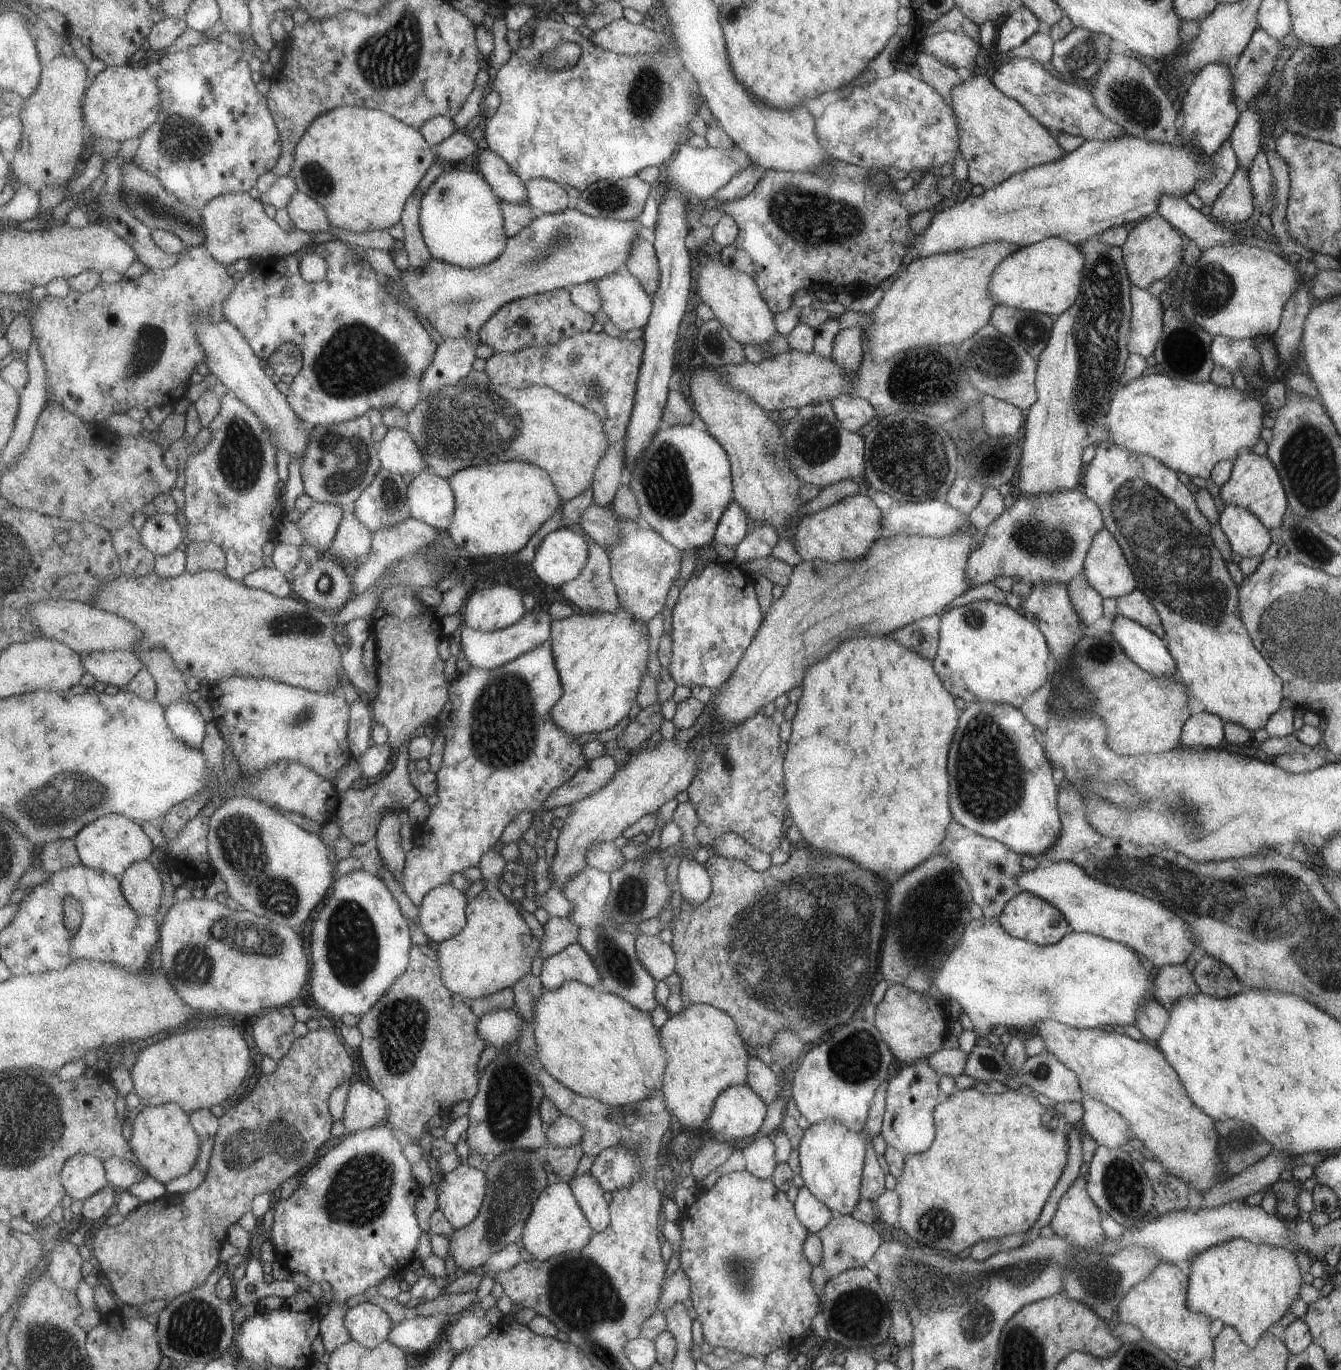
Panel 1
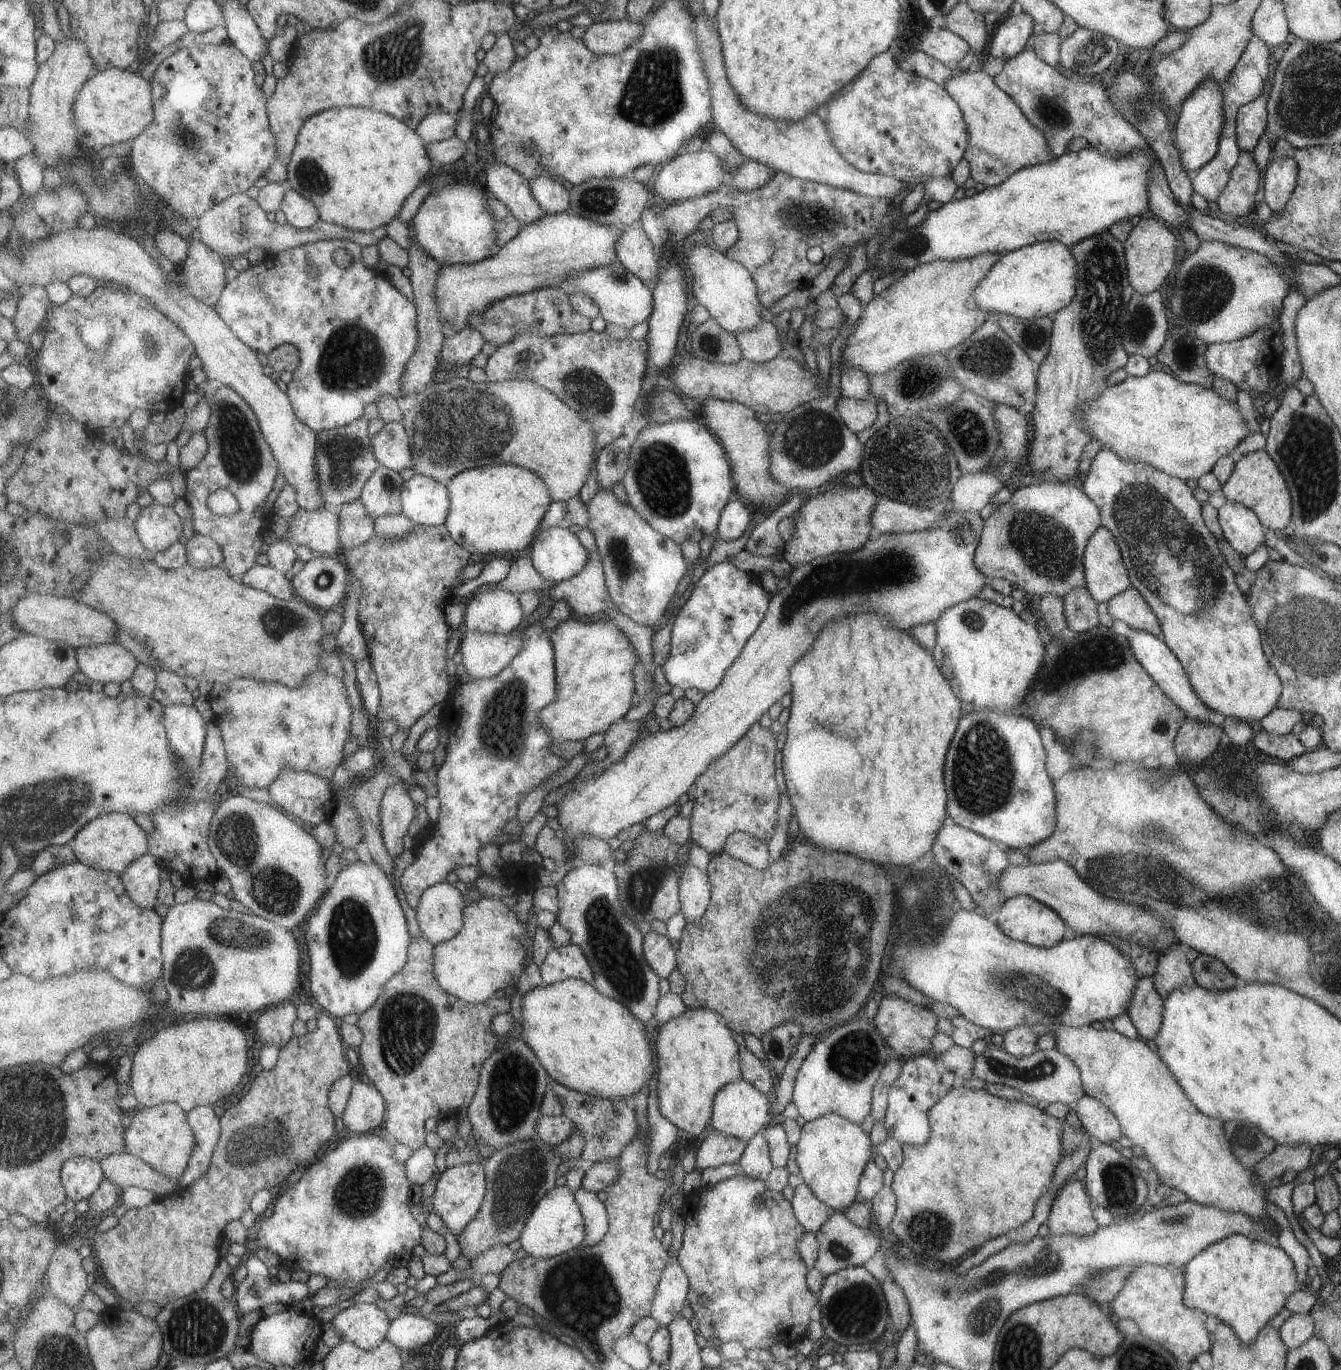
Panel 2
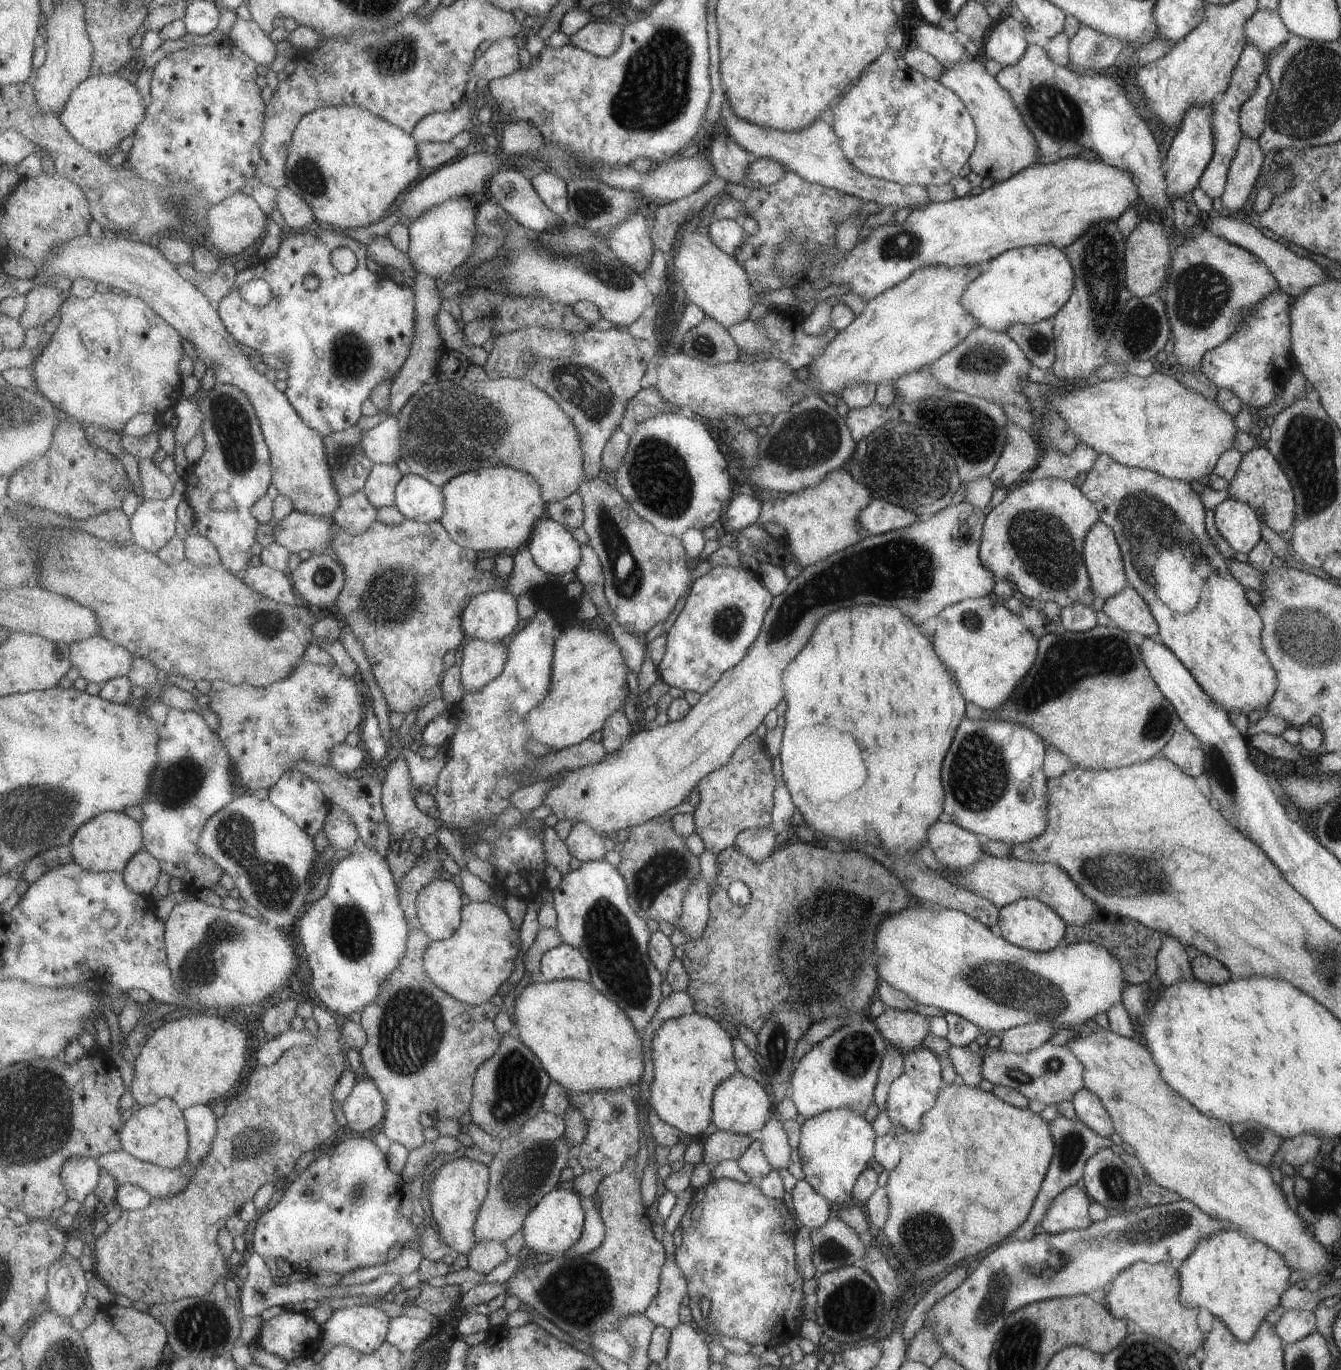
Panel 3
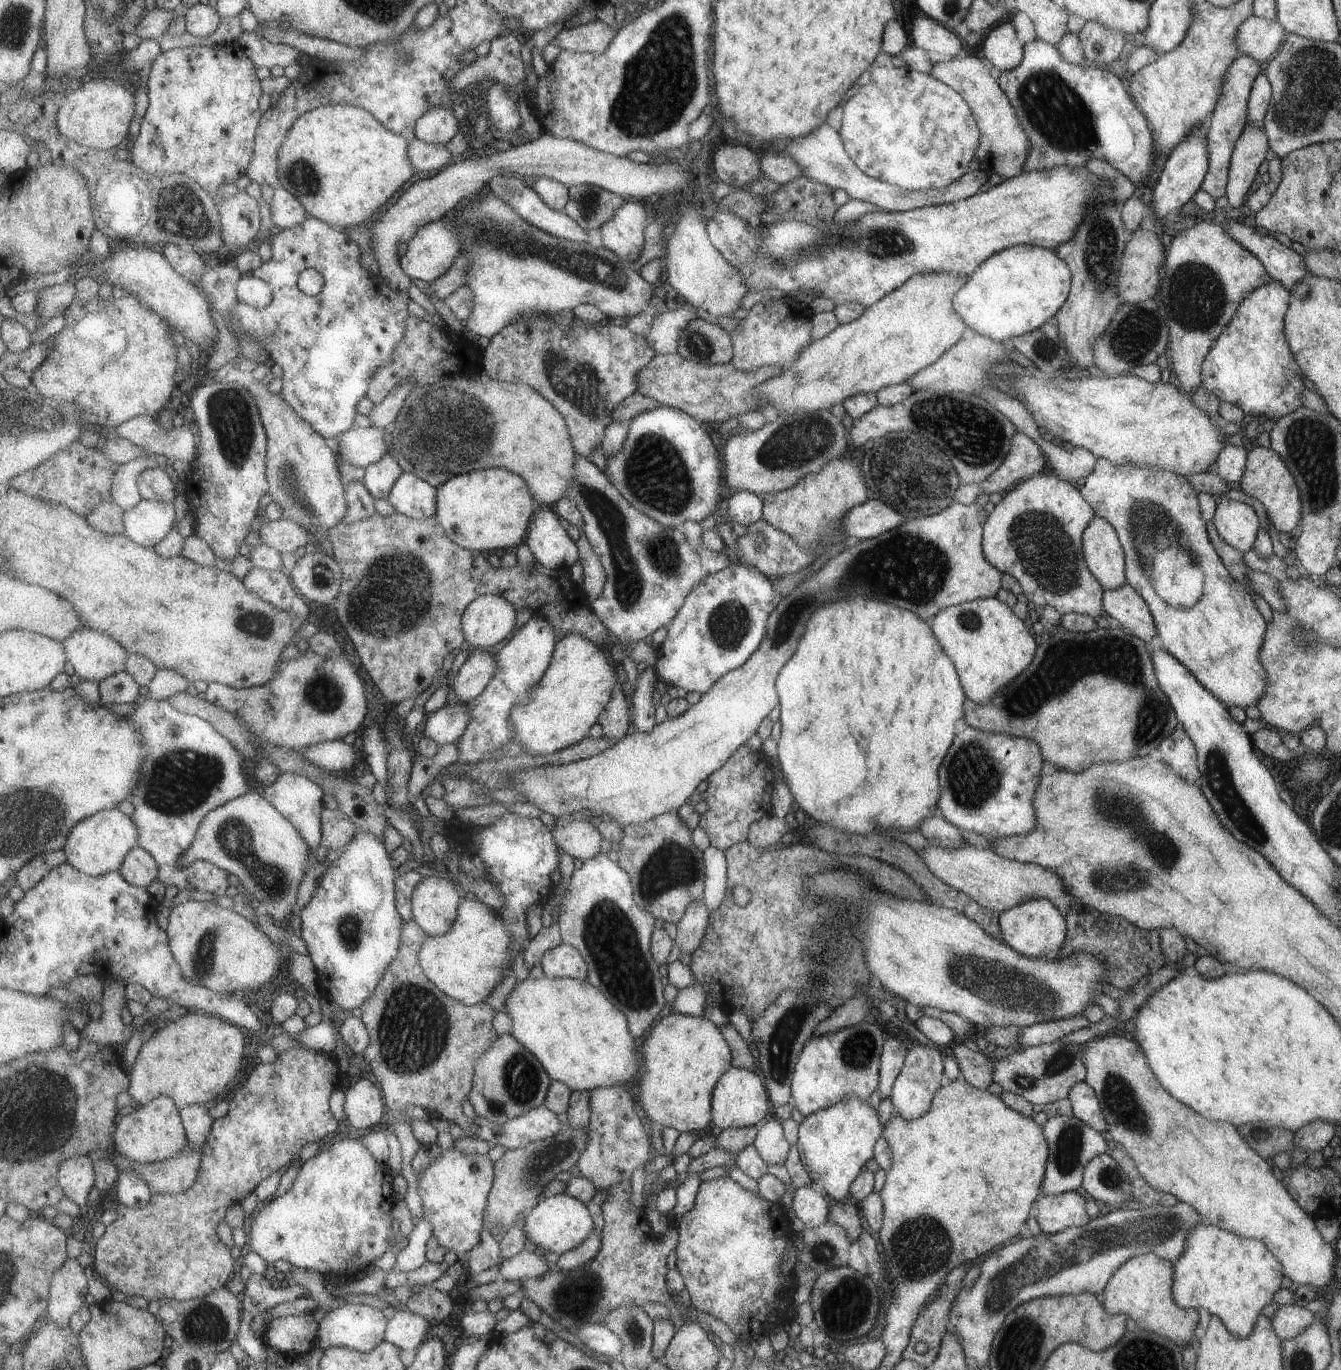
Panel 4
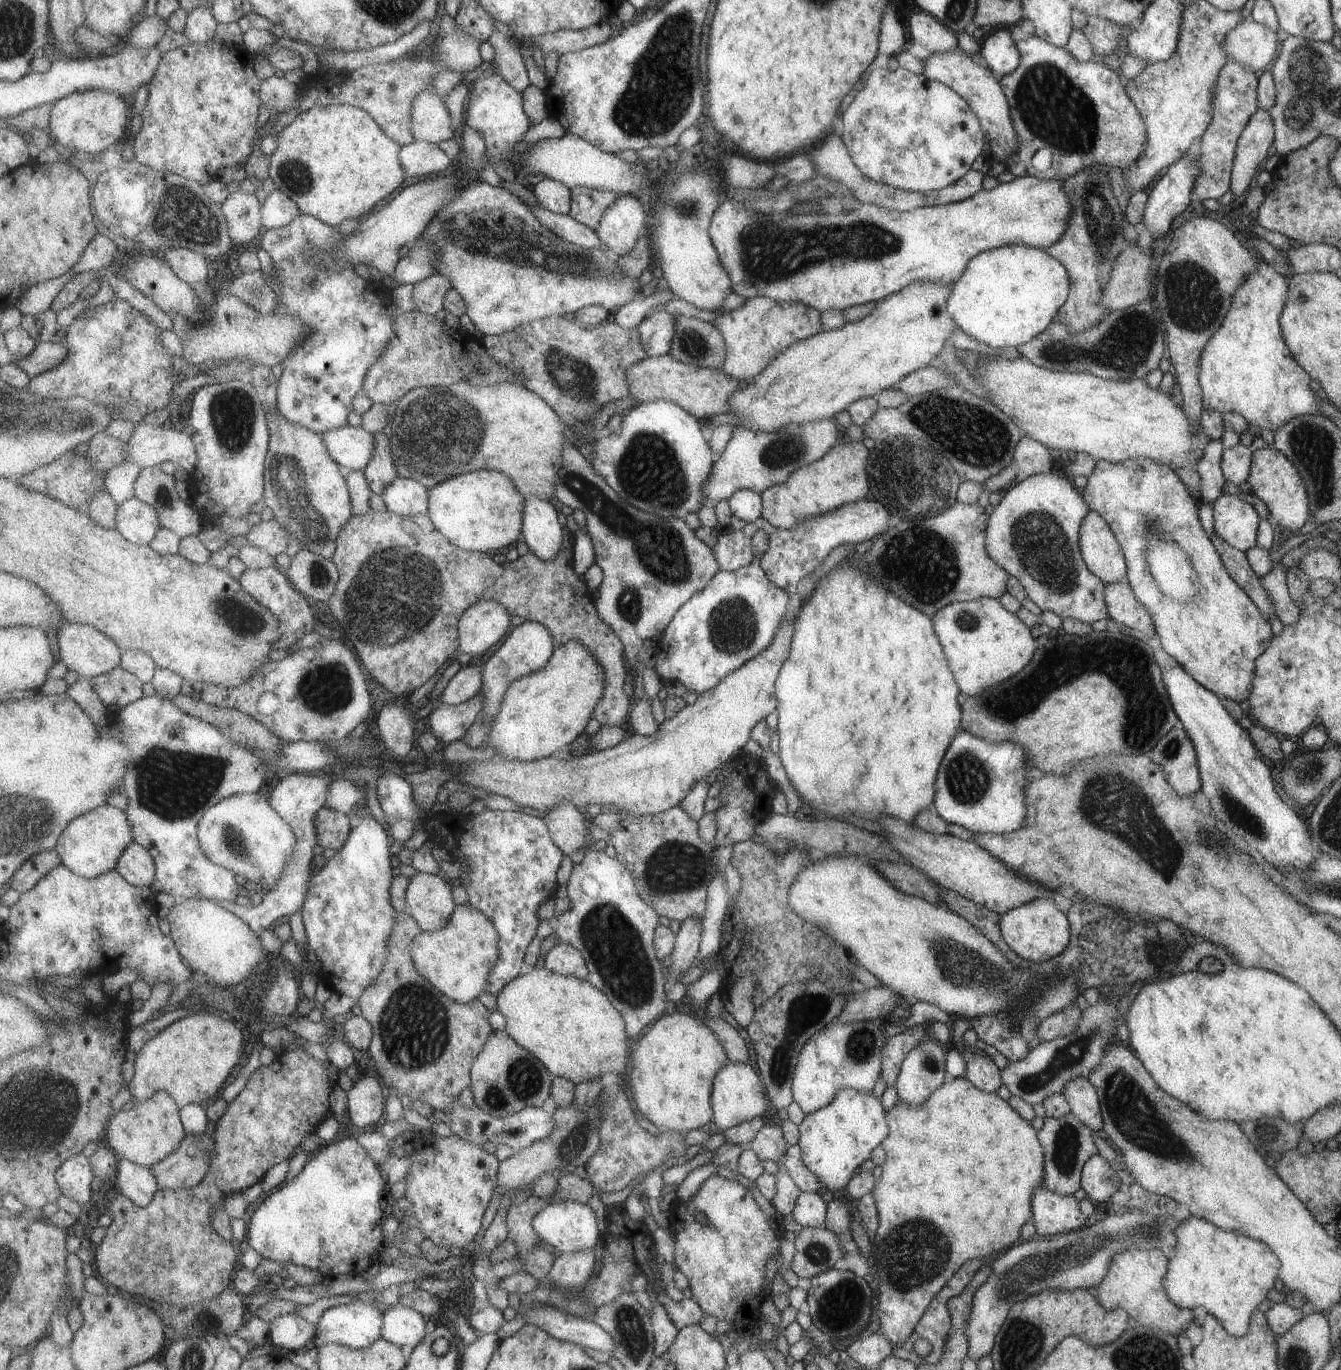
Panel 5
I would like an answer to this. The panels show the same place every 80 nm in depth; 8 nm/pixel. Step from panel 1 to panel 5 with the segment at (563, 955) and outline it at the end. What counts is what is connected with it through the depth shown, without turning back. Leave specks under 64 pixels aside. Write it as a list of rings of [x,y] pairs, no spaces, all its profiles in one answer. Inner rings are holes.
[[[555,944],[544,956],[545,968],[560,975],[571,975],[586,979],[589,974],[584,954],[573,945]]]

